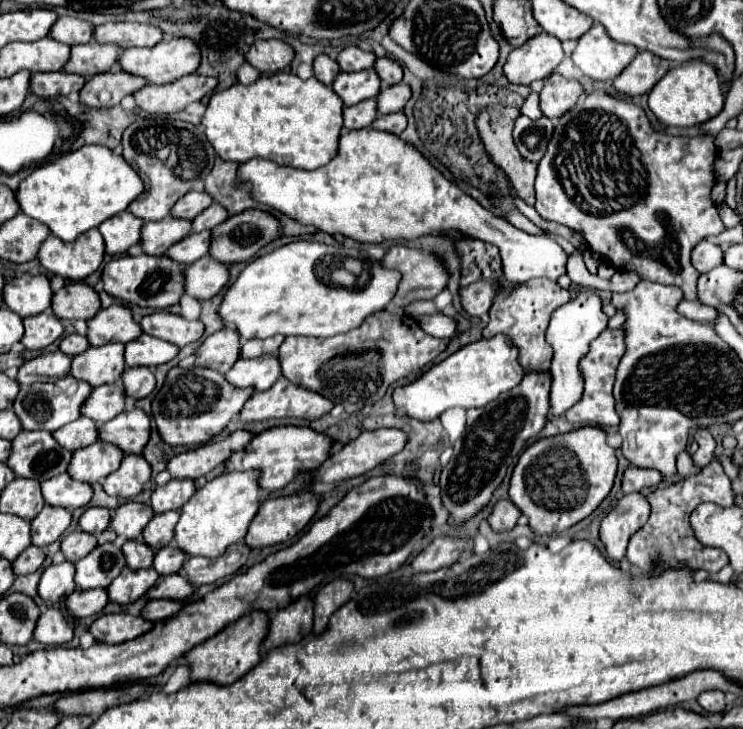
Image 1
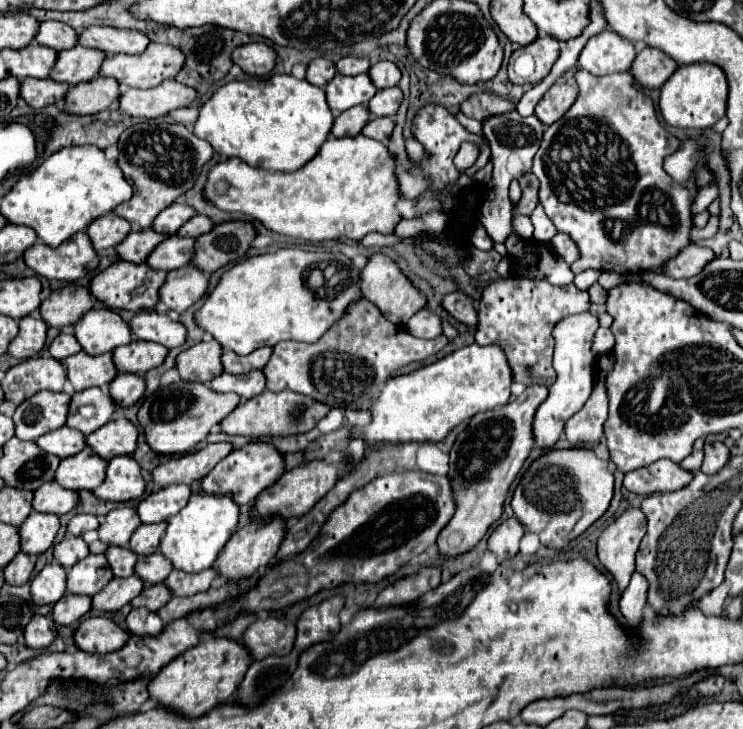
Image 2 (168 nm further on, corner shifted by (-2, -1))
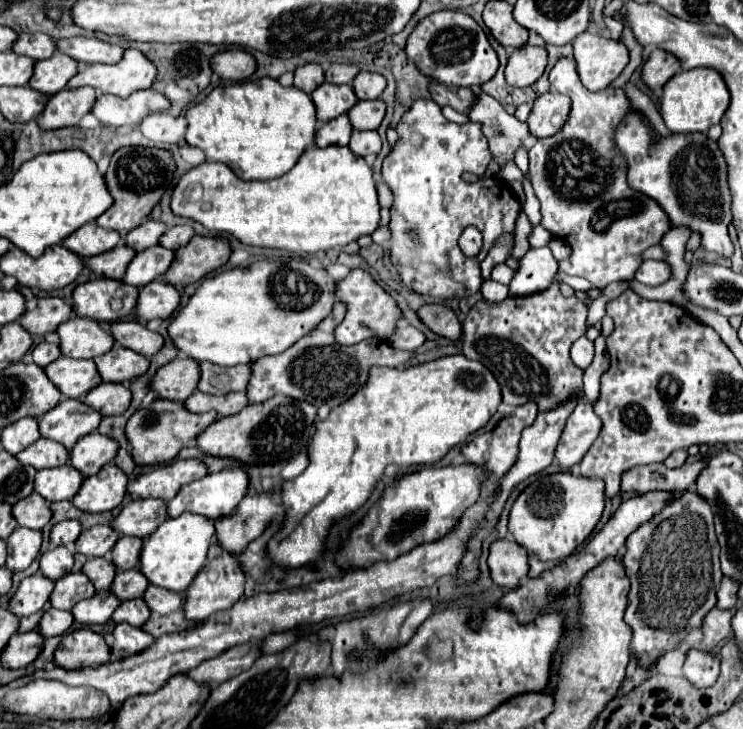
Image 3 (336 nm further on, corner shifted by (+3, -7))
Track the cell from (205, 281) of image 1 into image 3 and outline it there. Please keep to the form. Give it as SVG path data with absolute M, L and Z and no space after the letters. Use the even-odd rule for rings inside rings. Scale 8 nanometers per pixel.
M163 279L151 281L139 289L139 301L135 305L135 315L139 319L169 319L179 307L181 295L173 285L167 285Z

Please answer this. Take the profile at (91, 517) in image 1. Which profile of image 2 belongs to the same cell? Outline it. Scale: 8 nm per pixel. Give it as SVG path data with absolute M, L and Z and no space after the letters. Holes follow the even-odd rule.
M84 513L84 515L74 515L74 517L70 519L68 531L70 531L72 535L82 535L84 531L88 531L88 529L98 529L98 527L100 527L98 517Z

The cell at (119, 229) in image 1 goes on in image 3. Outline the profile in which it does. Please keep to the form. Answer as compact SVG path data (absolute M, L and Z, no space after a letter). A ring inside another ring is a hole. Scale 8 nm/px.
M87 223L83 225L81 229L77 229L71 237L63 239L63 245L73 251L75 255L81 255L81 257L93 257L93 255L99 255L99 253L105 253L109 249L113 249L117 243L119 243L119 233L117 231L107 231L107 229L101 229L99 225L93 223Z

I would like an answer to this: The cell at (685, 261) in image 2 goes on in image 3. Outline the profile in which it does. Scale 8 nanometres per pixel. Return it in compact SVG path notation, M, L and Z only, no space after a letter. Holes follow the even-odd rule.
M643 261L641 269L635 273L635 281L643 285L661 285L671 277L669 265L663 261Z

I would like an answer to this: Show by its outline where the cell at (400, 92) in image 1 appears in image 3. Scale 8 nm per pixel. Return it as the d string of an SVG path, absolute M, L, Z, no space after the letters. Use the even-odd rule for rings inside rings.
M381 99L357 101L347 111L347 117L349 117L353 129L357 129L357 131L377 129L381 125L381 121L383 121L383 115L385 115L385 103Z

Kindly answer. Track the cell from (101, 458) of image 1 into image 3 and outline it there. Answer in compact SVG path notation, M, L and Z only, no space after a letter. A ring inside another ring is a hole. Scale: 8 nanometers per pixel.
M67 463L61 467L37 471L35 493L45 497L45 501L49 503L65 501L65 499L71 499L79 491L81 483L83 483L83 475Z

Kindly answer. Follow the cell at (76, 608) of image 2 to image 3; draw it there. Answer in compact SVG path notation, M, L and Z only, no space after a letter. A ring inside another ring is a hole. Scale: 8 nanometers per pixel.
M47 609L37 625L37 631L43 639L63 635L73 623L73 615L69 611L59 611L59 609Z

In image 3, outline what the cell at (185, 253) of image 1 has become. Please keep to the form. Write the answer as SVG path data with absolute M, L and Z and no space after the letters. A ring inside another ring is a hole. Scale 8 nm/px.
M161 245L139 251L139 253L135 253L135 257L129 263L129 267L127 267L121 281L127 283L127 285L143 287L143 285L147 285L155 279L161 279L163 273L169 269L173 257L175 257L173 251L169 251Z

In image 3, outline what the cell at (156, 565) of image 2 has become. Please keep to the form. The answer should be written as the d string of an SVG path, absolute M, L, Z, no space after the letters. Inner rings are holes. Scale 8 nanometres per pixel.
M131 569L131 571L117 571L115 581L111 583L109 591L119 597L119 601L129 601L135 597L141 597L141 593L149 587L147 579L143 577L143 573L139 569Z

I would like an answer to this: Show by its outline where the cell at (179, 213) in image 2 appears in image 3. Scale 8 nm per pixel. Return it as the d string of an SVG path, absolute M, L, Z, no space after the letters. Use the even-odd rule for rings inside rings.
M143 221L137 229L129 231L125 235L125 243L127 247L131 247L133 251L143 251L147 247L153 247L159 243L159 237L165 233L165 225L159 221Z

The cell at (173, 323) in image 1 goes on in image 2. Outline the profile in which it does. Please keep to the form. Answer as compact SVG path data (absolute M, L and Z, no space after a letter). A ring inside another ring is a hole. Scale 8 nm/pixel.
M156 311L138 313L130 321L130 327L138 339L154 341L168 349L180 347L186 341L186 327L180 321L172 321L166 313Z

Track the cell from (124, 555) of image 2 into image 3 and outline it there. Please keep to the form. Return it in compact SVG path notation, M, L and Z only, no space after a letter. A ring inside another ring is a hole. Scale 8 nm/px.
M105 557L87 559L87 563L83 565L81 571L91 579L91 583L95 585L97 591L105 591L111 585L111 581L113 581L113 577L117 573L115 565Z

